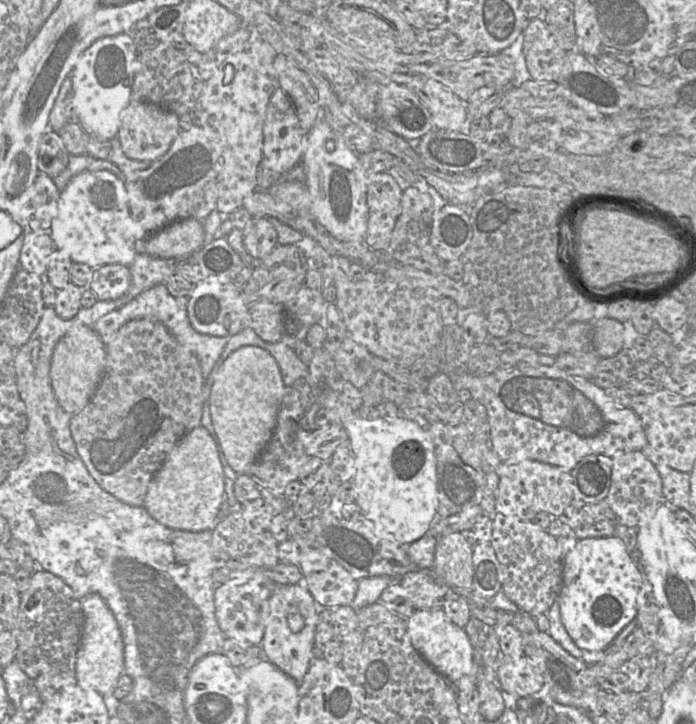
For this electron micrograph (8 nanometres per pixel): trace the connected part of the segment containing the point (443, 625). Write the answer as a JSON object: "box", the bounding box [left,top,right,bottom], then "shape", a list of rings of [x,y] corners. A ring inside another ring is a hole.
{"box":[405,608,474,683],"shape":[[[442,608],[416,609],[405,621],[414,648],[450,682],[454,683],[462,676],[472,673],[474,647],[469,641],[464,628],[452,623]]]}

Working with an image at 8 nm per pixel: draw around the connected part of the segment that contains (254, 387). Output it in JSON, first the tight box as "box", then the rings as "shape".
{"box":[210,347,284,475],"shape":[[[240,347],[221,365],[211,389],[210,413],[221,450],[237,475],[249,472],[270,441],[284,387],[276,360],[261,347]]]}

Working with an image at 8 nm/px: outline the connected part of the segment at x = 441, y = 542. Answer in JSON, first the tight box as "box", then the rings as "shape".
{"box":[431,532,473,589],"shape":[[[461,532],[438,537],[431,571],[448,586],[473,589],[472,551]]]}

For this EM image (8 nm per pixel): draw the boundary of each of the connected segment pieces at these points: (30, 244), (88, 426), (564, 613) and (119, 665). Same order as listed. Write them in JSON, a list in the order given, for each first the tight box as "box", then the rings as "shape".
[{"box":[19,231,54,277],"shape":[[[29,231],[25,234],[19,266],[42,277],[46,274],[54,242],[48,232]]]},{"box":[70,318,205,507],"shape":[[[141,318],[131,320],[119,329],[115,338],[106,345],[106,367],[95,394],[81,412],[71,417],[70,422],[71,434],[78,455],[90,475],[102,489],[128,505],[144,507],[149,484],[167,455],[185,434],[201,425],[204,384],[205,378],[197,356],[187,346],[178,341],[163,323],[150,318]]]},{"box":[558,536,642,651],"shape":[[[617,536],[578,539],[575,547],[564,555],[562,585],[558,596],[561,621],[581,650],[603,651],[614,638],[637,617],[637,597],[642,576],[624,542]]]},{"box":[76,594,124,698],"shape":[[[89,594],[81,602],[83,629],[76,661],[77,684],[85,689],[94,689],[106,698],[112,698],[119,677],[124,673],[124,645],[121,630],[100,595]]]}]

